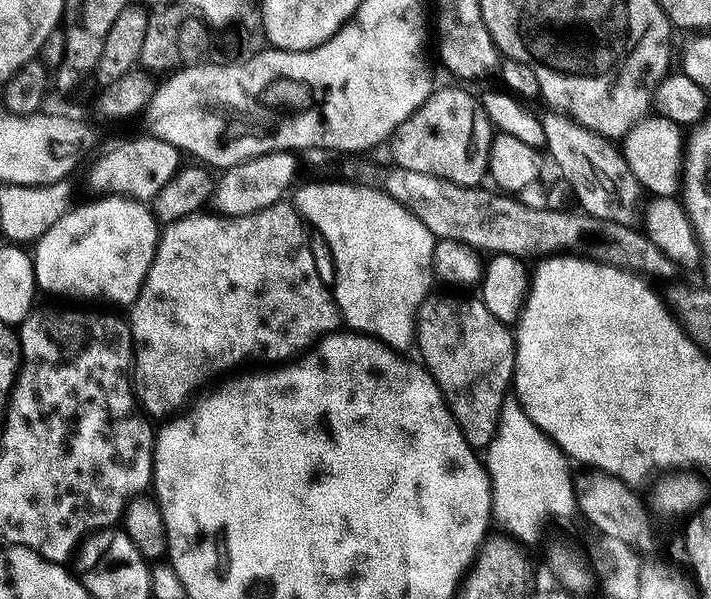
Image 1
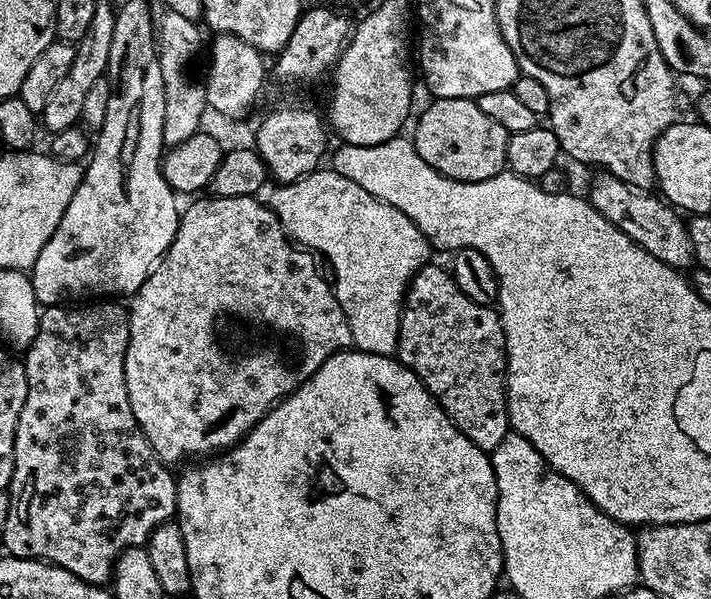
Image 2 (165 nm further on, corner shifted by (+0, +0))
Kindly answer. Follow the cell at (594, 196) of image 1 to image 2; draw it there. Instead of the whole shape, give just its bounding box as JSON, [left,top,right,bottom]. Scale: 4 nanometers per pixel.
[586,170,693,270]

